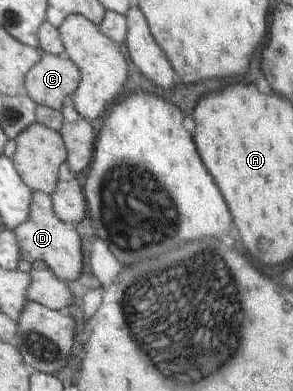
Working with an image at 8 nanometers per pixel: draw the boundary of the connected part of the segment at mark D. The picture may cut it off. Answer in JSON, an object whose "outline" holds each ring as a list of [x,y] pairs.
{"outline":[[[35,190],[31,208],[31,217],[23,222],[16,234],[21,246],[21,258],[35,262],[44,261],[65,282],[76,280],[84,270],[84,252],[82,252],[82,238],[76,228],[68,228],[66,223],[56,214],[55,204],[51,194]]]}

